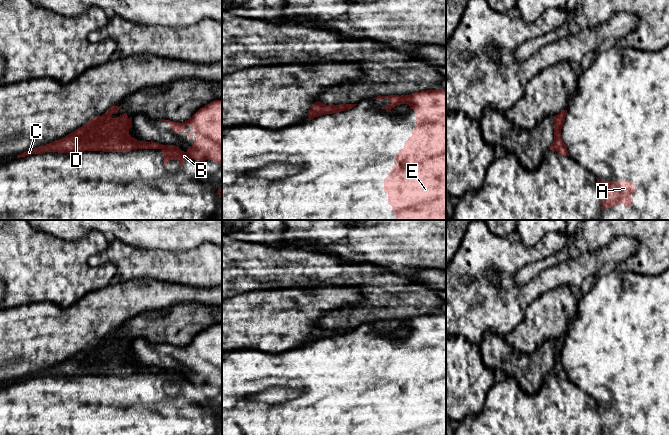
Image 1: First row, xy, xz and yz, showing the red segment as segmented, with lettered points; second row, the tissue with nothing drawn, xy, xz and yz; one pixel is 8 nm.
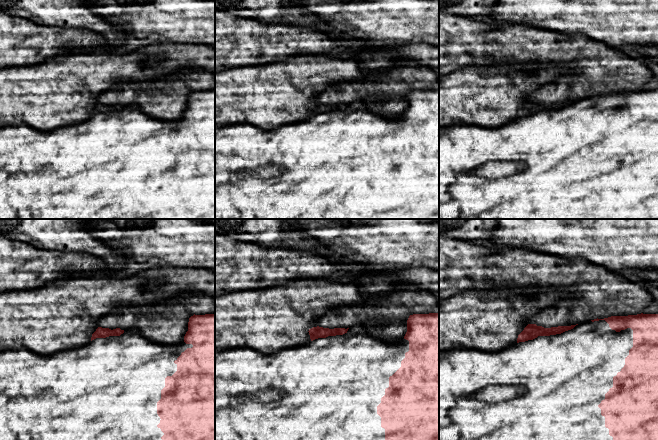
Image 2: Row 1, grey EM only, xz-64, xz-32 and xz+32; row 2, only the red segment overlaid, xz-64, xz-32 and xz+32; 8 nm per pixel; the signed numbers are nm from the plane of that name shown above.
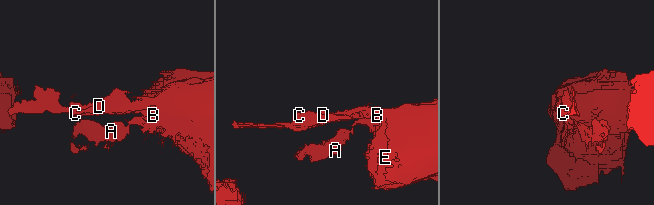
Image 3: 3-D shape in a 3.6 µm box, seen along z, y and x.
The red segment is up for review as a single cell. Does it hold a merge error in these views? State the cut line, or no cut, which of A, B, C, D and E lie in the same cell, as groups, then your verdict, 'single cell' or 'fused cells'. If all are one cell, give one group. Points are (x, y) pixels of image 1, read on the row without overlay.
cut none; groups A B C D E; single cell

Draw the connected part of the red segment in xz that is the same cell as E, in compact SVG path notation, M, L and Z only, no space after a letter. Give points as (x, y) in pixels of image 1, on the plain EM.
M446 313L426 314L409 319L377 320L373 323L388 322L390 329L382 331L387 336L400 328L408 328L416 335L416 352L404 367L404 372L396 378L396 388L384 403L384 416L388 418L388 428L392 435L446 435Z

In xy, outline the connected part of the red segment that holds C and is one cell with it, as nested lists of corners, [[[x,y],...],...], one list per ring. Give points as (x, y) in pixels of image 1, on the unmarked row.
[[[214,324],[205,329],[182,347],[157,343],[166,345],[178,358],[186,354],[186,349],[191,350],[195,356],[188,355],[187,360],[191,361],[194,358],[196,363],[187,376],[175,369],[138,365],[131,361],[129,353],[132,351],[132,341],[129,342],[125,336],[117,342],[112,342],[111,339],[116,338],[118,334],[119,330],[112,330],[102,340],[91,342],[85,349],[71,358],[44,370],[28,374],[17,381],[45,376],[103,375],[124,377],[137,373],[161,373],[165,392],[170,384],[178,384],[181,391],[182,387],[188,383],[211,384],[222,389],[222,324]]]

